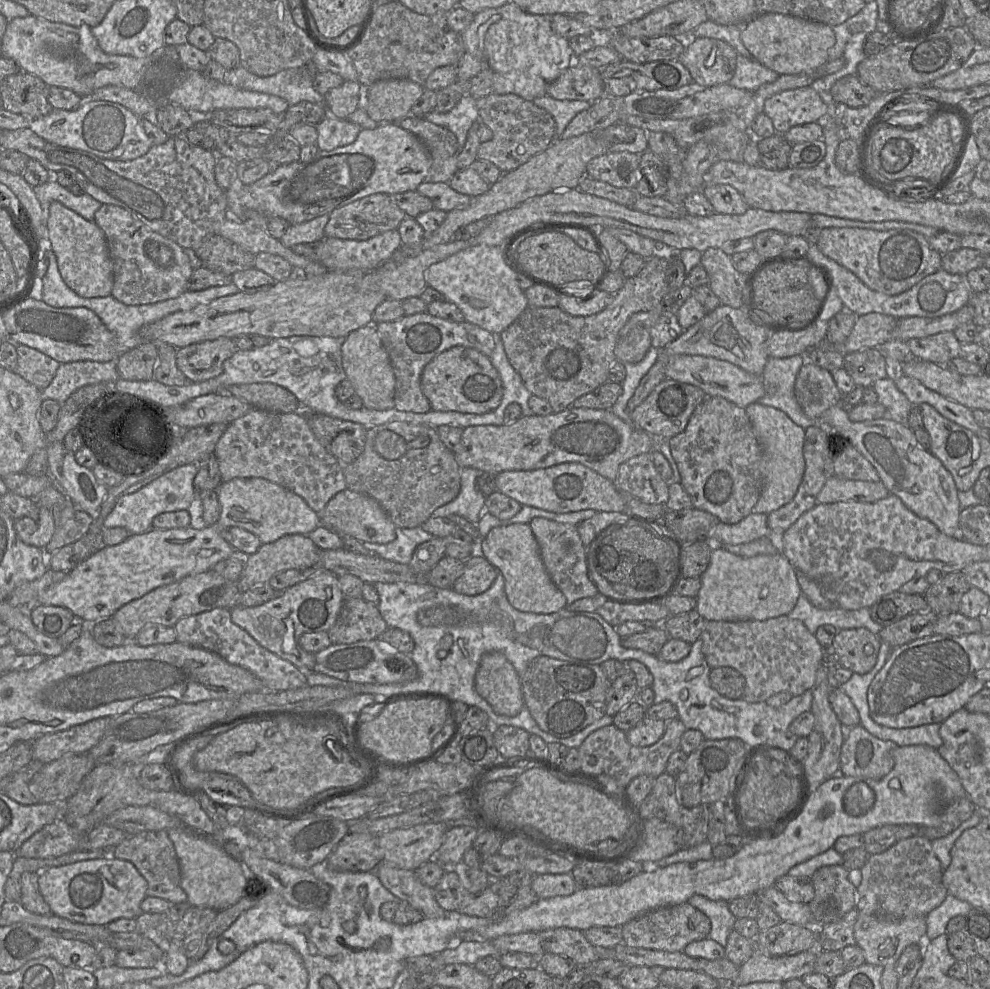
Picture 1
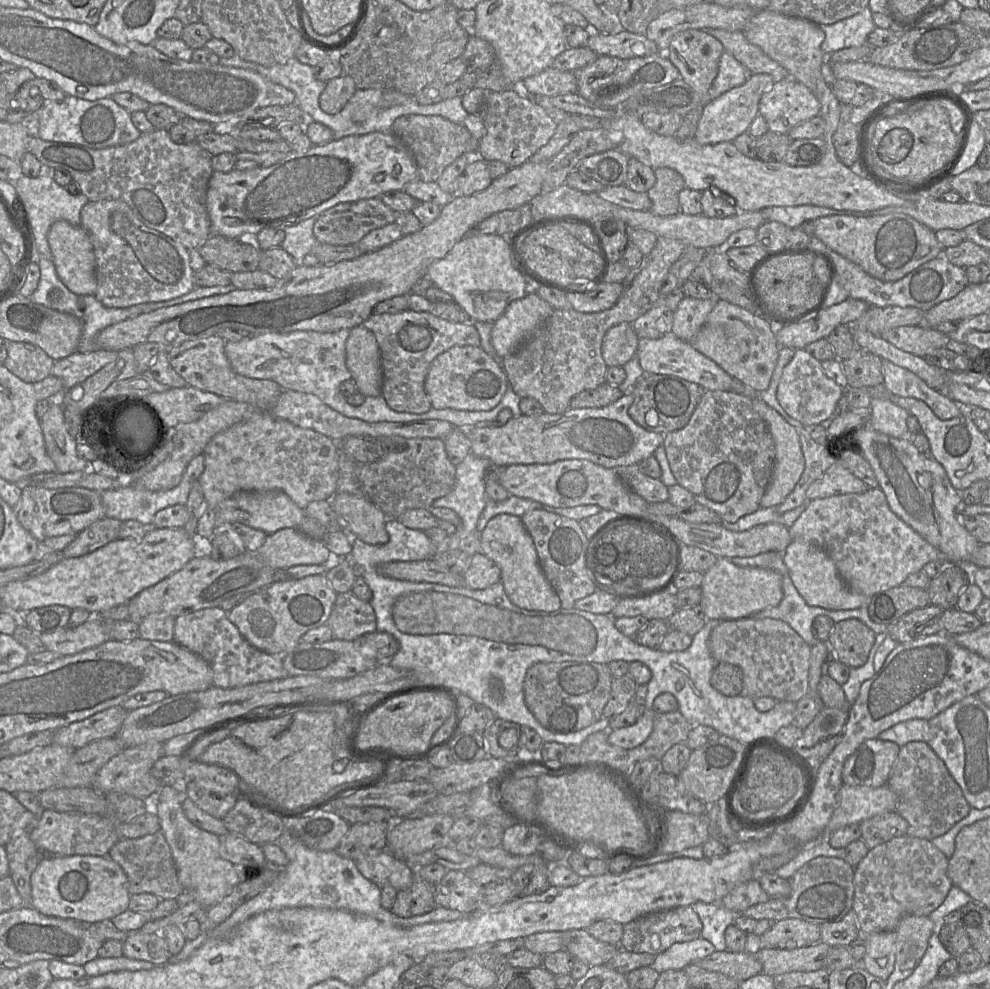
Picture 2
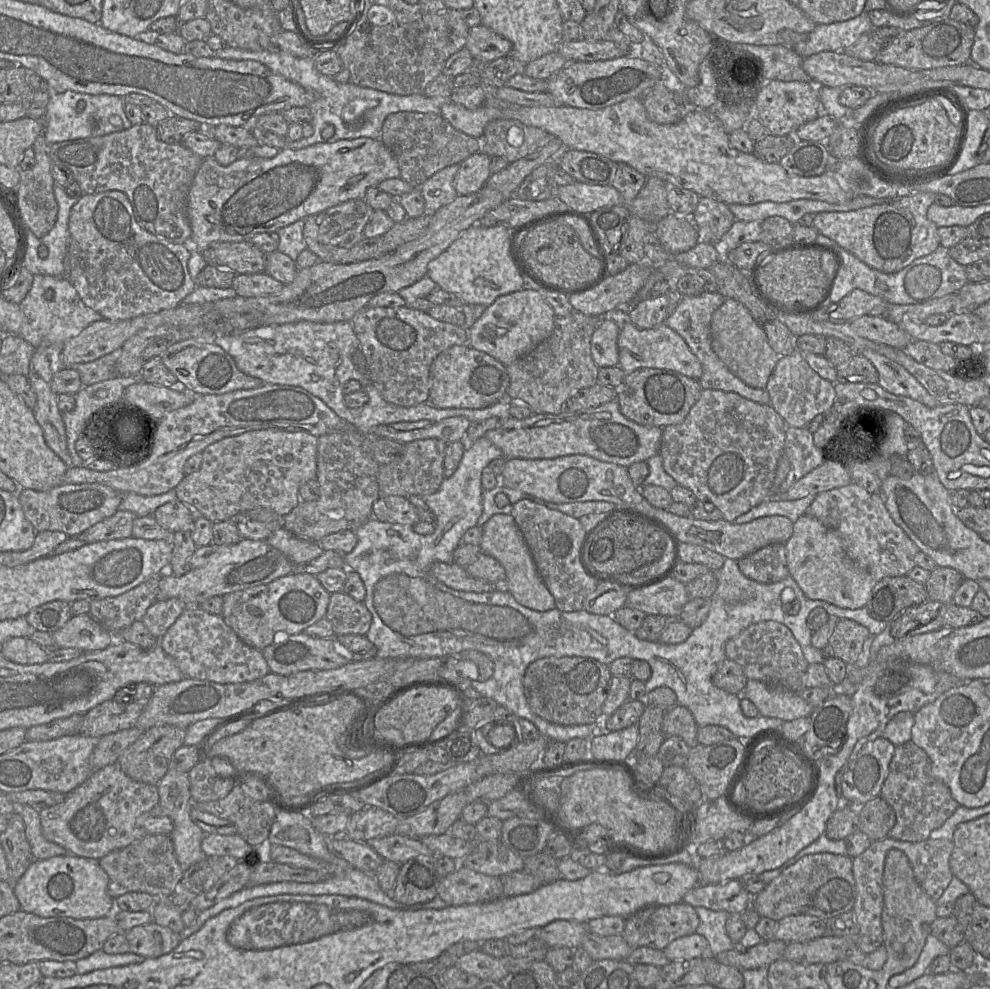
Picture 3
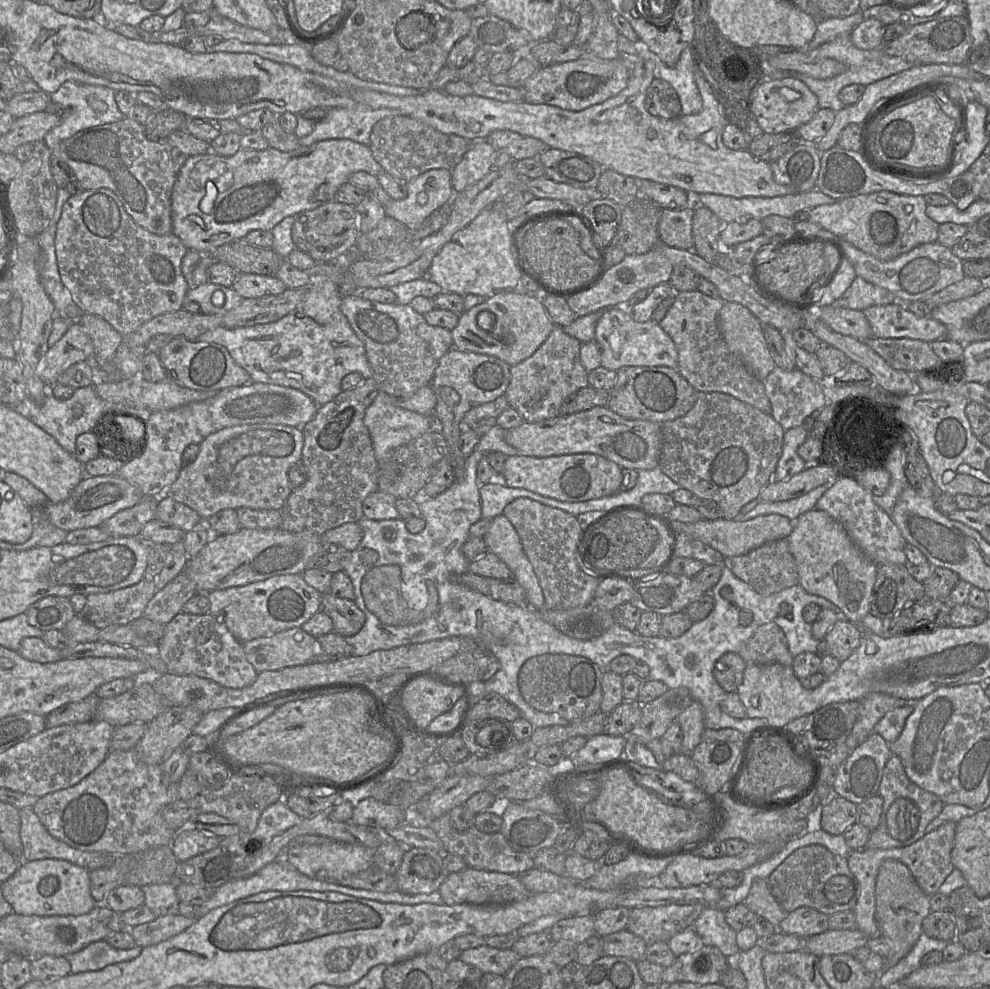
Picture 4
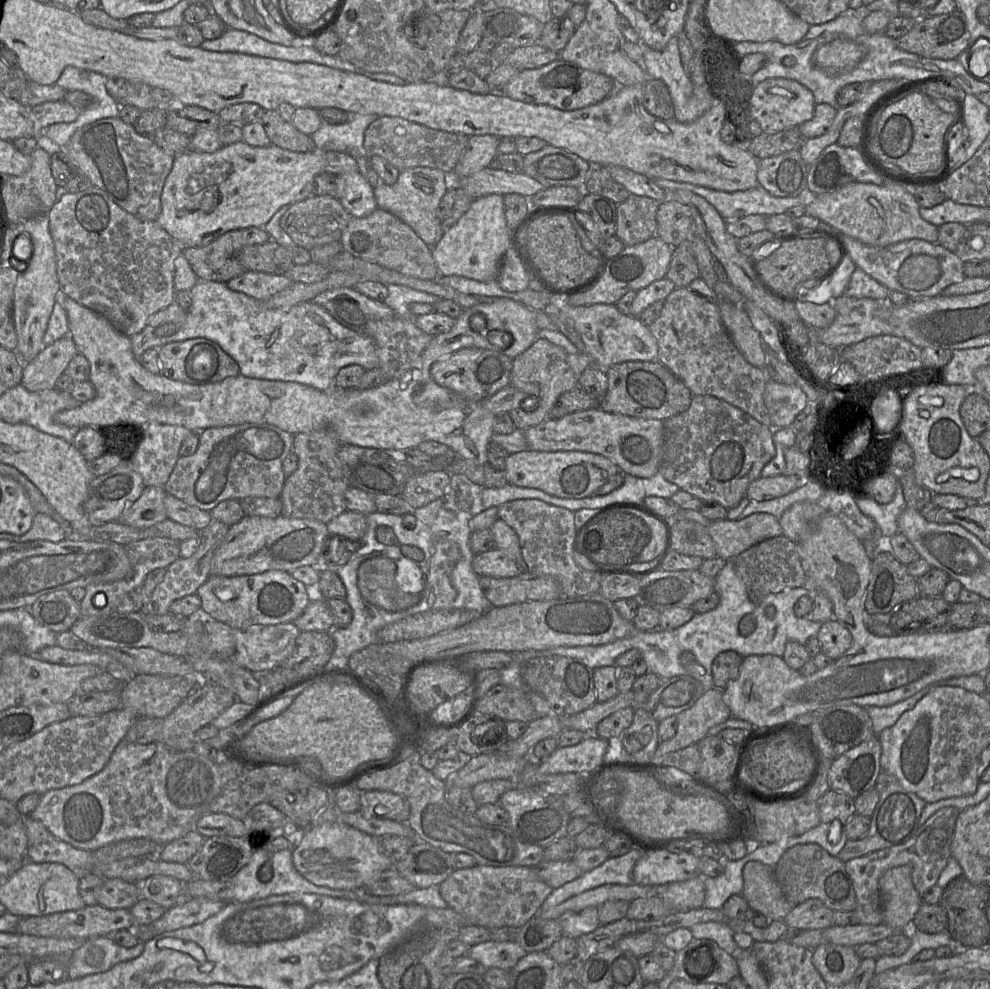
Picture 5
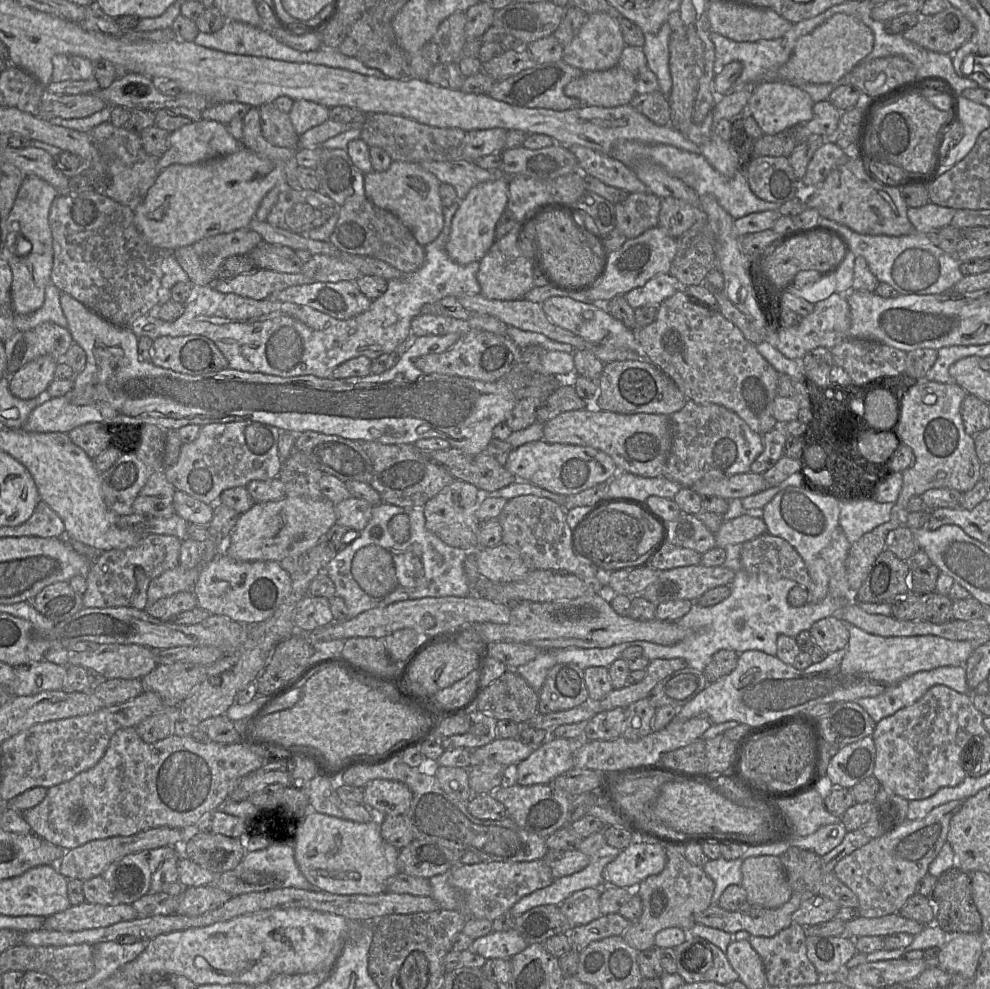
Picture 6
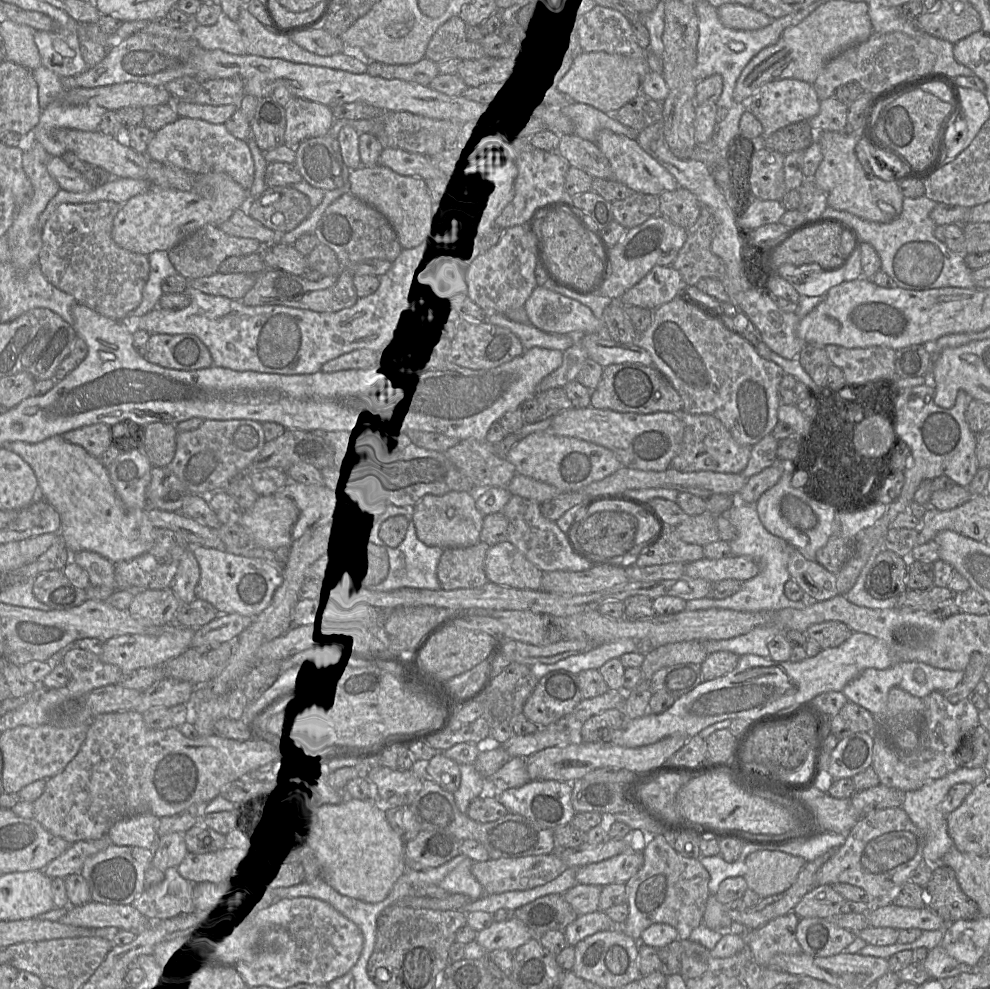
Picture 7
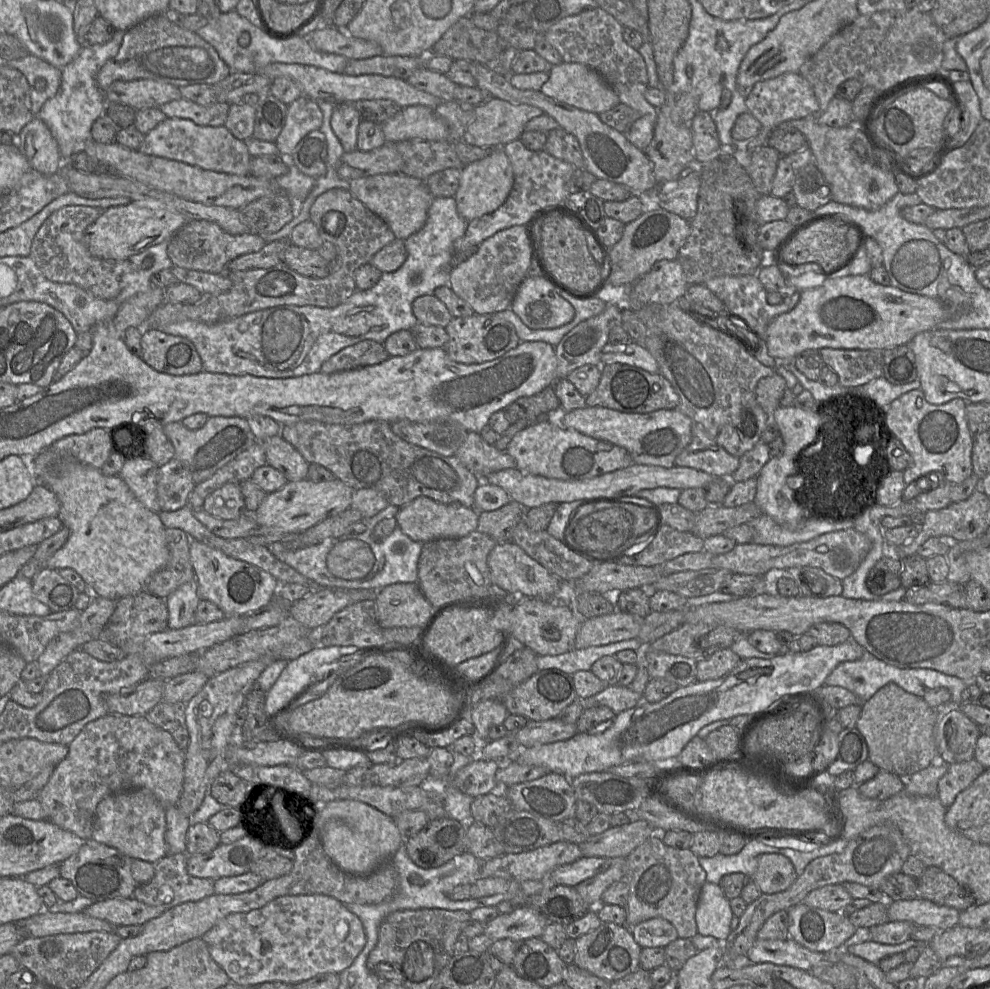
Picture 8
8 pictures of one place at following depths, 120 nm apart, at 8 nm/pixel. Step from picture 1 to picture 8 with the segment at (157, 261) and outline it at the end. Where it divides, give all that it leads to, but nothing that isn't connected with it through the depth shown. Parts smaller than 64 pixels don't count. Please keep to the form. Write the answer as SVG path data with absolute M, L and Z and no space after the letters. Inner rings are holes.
M69 205L53 212L41 225L31 246L30 257L46 278L53 282L75 284L95 297L112 300L121 291L121 277L129 271L126 260L105 260L93 256L86 244L85 233L101 215L99 208Z

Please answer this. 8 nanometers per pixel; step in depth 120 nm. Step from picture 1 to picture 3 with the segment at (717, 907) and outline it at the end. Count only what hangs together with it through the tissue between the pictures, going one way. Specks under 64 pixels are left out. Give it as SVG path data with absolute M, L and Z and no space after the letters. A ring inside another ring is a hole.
M695 907L699 918L696 933L704 936L708 941L706 955L715 956L723 951L731 950L735 945L726 933L726 921L729 913L714 911L705 907Z

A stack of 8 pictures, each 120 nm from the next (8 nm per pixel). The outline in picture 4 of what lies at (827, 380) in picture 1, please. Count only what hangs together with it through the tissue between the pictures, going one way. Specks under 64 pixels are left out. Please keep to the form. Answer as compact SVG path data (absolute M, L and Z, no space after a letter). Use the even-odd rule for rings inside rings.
M775 366L763 384L765 394L771 405L771 416L784 430L801 426L806 417L816 410L823 409L827 404L821 383L797 368L786 371Z

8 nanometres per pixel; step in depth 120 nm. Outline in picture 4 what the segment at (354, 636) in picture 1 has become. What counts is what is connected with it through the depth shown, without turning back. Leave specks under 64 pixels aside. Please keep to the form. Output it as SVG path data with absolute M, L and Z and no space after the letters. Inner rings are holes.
M330 593L322 594L321 610L331 618L333 631L343 637L358 633L366 619L354 601L338 598Z

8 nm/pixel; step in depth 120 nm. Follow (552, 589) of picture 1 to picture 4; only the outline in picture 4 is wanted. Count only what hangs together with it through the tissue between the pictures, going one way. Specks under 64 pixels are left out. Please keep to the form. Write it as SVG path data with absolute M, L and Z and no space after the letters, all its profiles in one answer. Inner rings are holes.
M504 515L494 517L483 539L487 550L509 567L512 579L524 589L526 604L534 610L543 610L545 603L539 581L510 521Z

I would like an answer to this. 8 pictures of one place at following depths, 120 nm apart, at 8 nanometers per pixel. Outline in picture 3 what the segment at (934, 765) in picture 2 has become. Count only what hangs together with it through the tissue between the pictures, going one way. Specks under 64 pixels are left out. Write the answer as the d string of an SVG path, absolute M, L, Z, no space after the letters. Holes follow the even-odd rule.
M911 740L895 746L880 796L892 807L896 816L888 837L905 842L922 842L930 838L930 833L941 827L960 806L948 786L932 775L926 752Z

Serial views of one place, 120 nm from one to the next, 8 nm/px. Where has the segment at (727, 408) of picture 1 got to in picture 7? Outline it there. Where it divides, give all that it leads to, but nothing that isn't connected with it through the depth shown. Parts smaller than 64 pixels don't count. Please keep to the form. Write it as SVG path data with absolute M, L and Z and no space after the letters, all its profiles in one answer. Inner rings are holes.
M678 414L683 423L683 439L670 467L680 472L713 471L741 473L747 466L751 447L738 444L723 423L709 414Z

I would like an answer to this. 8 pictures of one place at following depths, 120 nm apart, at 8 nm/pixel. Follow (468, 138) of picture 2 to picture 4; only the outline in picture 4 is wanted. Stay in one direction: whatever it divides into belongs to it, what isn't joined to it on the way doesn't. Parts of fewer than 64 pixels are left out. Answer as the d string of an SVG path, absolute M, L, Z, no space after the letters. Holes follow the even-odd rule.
M399 115L385 117L373 126L369 147L386 173L408 182L428 170L452 170L474 142L455 134L442 133L410 116Z

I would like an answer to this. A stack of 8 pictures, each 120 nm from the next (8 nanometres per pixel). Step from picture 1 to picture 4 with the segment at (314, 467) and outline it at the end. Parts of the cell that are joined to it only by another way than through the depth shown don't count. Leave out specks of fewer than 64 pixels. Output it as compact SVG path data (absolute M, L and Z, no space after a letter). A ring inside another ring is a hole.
M250 424L221 429L200 443L200 452L195 461L183 466L165 494L196 511L203 520L224 509L280 510L292 491L288 471L301 461L303 445L301 428L286 425Z

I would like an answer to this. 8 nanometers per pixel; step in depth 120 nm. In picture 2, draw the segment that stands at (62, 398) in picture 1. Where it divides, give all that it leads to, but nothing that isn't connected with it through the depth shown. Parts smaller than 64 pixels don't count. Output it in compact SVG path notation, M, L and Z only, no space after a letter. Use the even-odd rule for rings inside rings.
M96 350L88 353L76 351L65 358L56 360L51 375L62 381L66 391L115 361L117 356L116 351Z

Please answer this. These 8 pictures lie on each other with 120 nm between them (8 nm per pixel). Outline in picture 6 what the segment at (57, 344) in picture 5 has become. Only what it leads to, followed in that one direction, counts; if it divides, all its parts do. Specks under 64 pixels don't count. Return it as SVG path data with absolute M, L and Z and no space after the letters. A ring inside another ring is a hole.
M44 355L23 365L10 376L11 394L19 399L28 400L45 392L55 379L55 369L59 361L61 360Z

